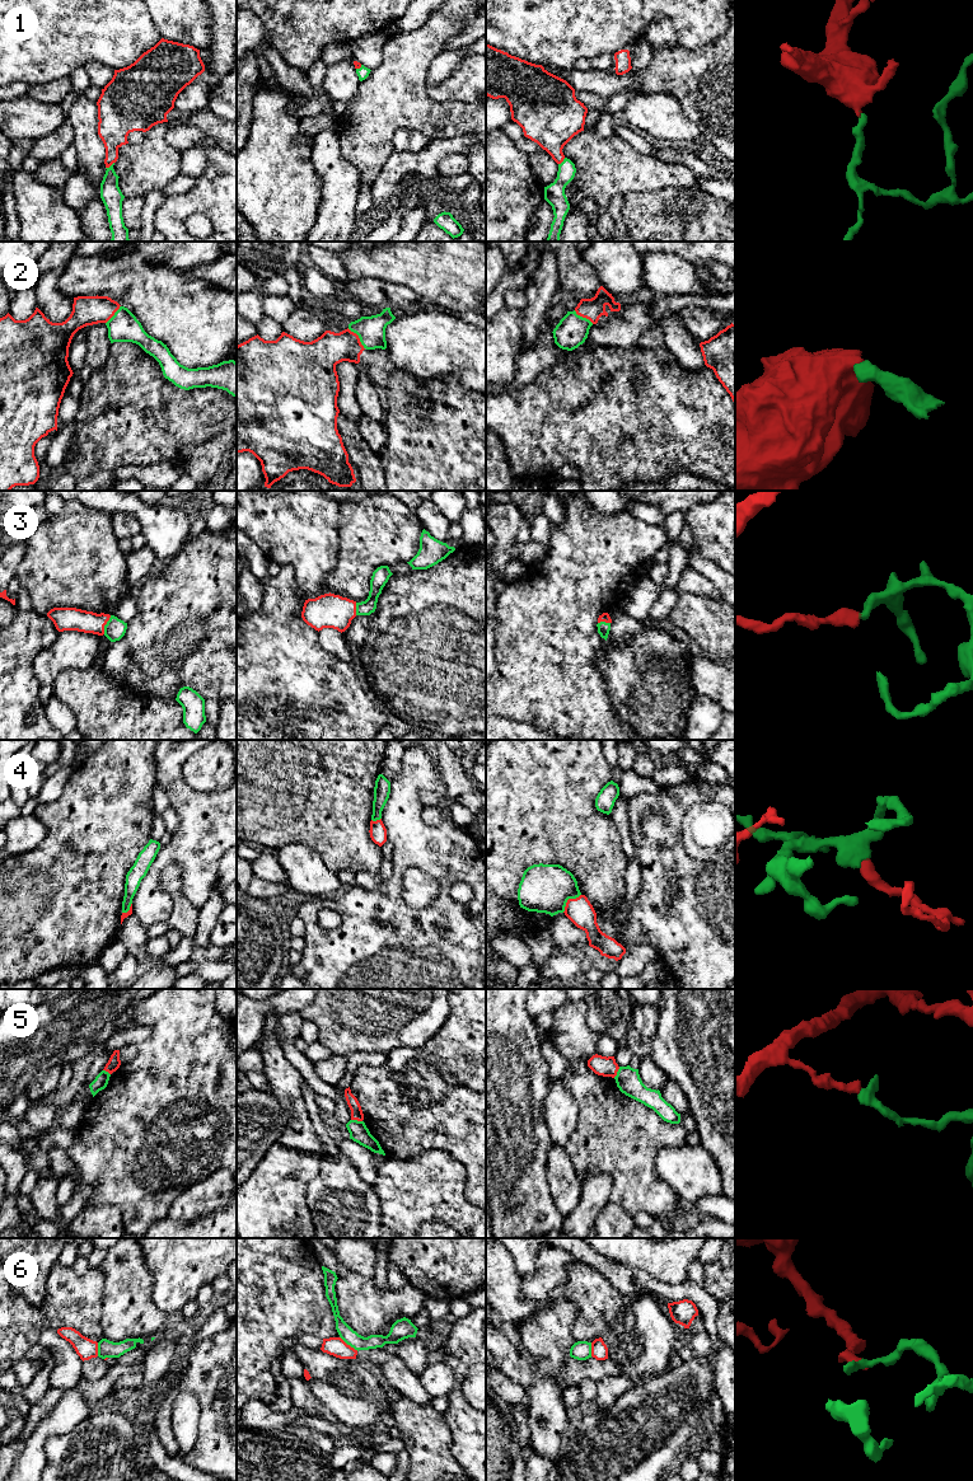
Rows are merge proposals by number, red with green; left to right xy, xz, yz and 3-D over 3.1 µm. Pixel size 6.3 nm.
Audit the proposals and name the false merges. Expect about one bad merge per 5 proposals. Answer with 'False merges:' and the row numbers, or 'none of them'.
False merges: 4, 5, 6

